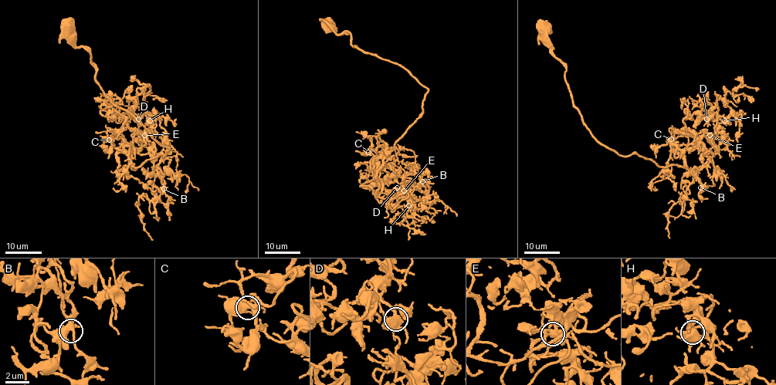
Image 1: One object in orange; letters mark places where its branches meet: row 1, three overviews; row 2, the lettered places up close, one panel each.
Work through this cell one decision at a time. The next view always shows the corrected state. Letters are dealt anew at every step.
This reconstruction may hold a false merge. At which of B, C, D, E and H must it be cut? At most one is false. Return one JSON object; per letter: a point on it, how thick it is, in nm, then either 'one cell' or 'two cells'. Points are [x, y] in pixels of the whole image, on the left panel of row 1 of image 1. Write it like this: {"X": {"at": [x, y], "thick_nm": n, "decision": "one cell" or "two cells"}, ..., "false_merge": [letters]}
{"B": {"at": [164, 188], "thick_nm": 400, "decision": "one cell"}, "C": {"at": [109, 140], "thick_nm": 400, "decision": "one cell"}, "D": {"at": [138, 119], "thick_nm": 480, "decision": "one cell"}, "E": {"at": [144, 135], "thick_nm": 440, "decision": "one cell"}, "H": {"at": [150, 120], "thick_nm": 500, "decision": "one cell"}, "false_merge": []}

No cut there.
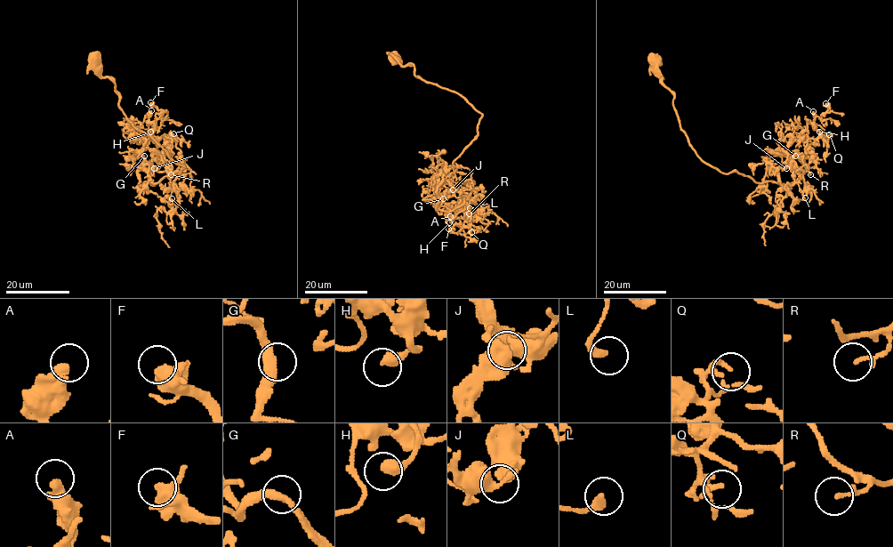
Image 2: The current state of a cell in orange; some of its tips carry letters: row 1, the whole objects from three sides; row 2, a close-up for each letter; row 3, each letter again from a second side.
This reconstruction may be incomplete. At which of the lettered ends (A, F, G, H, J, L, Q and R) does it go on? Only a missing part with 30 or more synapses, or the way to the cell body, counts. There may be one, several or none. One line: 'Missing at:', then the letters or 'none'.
Missing at: F

